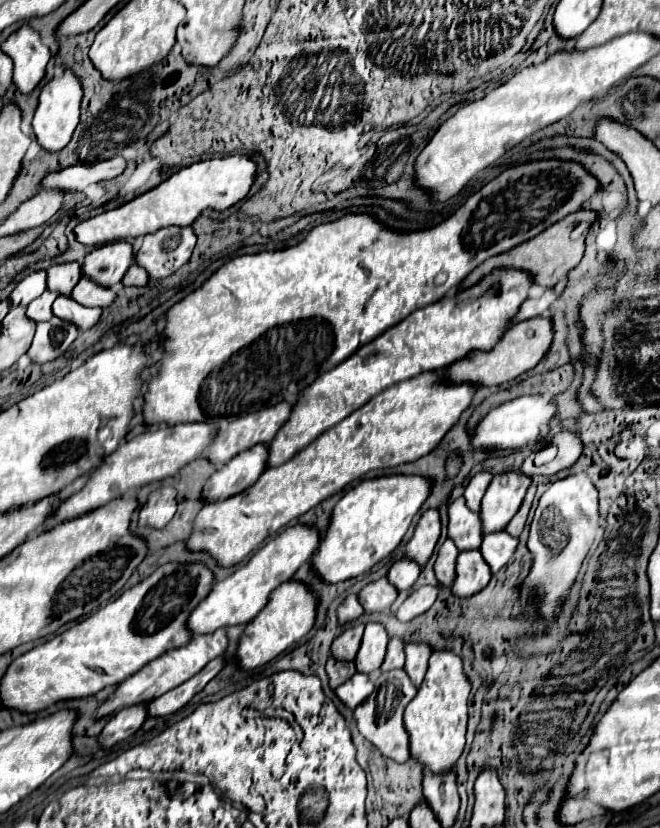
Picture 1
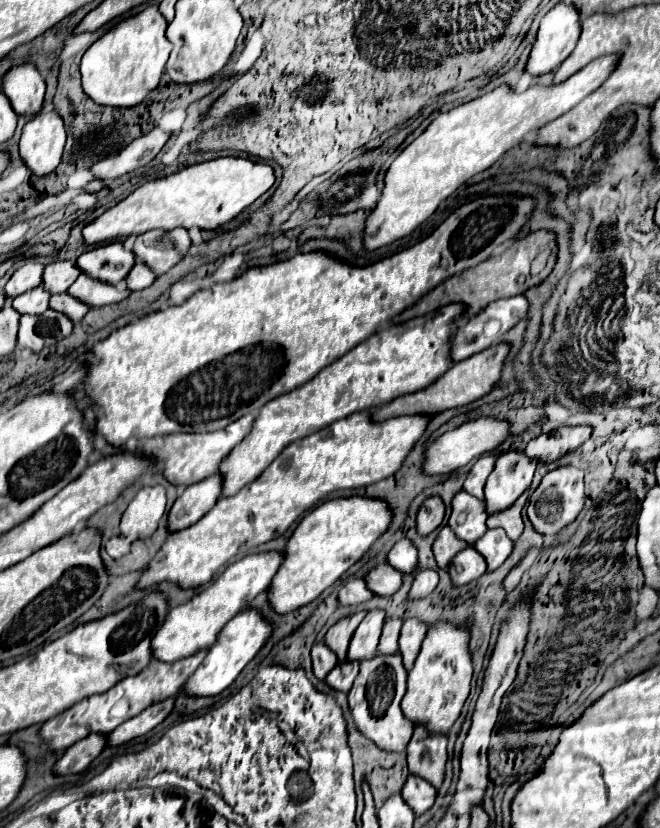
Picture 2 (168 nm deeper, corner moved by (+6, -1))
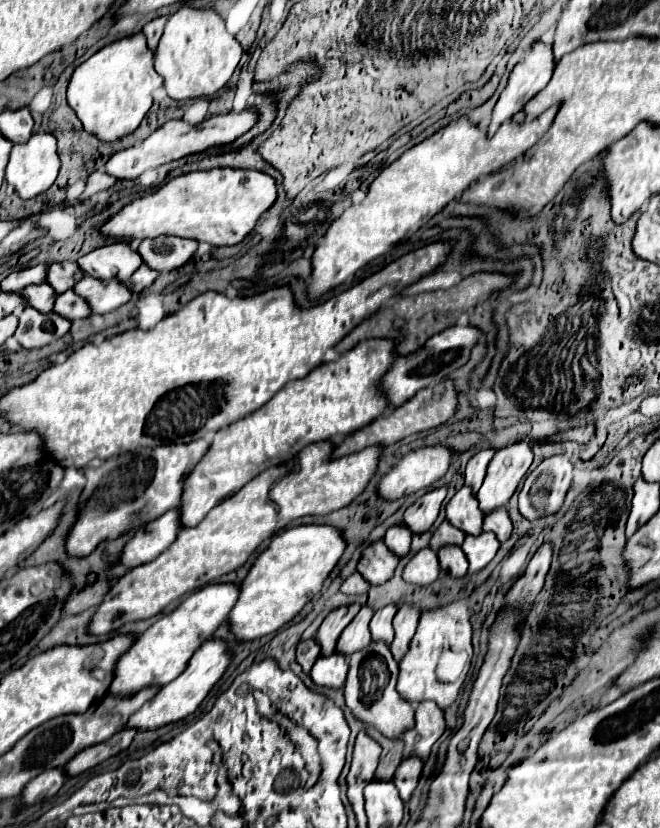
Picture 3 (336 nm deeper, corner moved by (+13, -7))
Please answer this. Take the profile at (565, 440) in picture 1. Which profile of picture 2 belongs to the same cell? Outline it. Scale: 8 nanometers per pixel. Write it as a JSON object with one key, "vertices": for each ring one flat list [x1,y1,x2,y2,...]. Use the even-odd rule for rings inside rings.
{"vertices":[[564,426,550,434,532,438,526,446,526,456,538,458,540,462,554,462,568,450,584,444,592,434,592,426]]}

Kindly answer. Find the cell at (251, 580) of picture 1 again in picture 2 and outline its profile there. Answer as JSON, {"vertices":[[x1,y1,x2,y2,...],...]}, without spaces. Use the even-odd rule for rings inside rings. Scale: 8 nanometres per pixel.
{"vertices":[[282,552,244,556,234,564,230,564,206,590,194,594,194,598,190,598,188,602,172,608,168,612,168,618,160,626,160,632,156,632,156,636,152,638,152,660,170,664,194,656,204,648,210,648,216,642,224,624,232,620,242,608,246,608,250,600,254,600,260,592,264,592,270,586,276,570,282,564,282,558,284,558]]}

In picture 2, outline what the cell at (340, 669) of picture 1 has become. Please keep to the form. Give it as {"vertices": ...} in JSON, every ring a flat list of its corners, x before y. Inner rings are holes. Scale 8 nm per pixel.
{"vertices":[[318,642,312,646,312,670,314,670,314,676,318,680,324,680,326,674,338,664,338,658,336,654,326,648,324,642]]}

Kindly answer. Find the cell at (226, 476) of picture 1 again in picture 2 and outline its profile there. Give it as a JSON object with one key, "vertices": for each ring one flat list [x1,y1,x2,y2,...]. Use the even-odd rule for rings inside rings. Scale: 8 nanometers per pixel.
{"vertices":[[214,474,212,478,206,478,198,484,188,486,174,502,174,506,168,512,166,528,168,532,184,530,192,522,198,522,218,500,220,496,220,484,222,478]]}

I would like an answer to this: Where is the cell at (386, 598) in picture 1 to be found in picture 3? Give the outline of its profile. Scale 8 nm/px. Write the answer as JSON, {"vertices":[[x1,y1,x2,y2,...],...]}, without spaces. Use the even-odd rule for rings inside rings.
{"vertices":[[379,540,363,550,357,570,361,576,365,576,365,580,371,586,379,586,393,576,397,562,399,562,399,558,391,550,387,550,387,546]]}

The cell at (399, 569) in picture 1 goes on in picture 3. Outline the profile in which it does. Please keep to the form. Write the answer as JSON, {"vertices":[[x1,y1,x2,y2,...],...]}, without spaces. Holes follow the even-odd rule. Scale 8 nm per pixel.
{"vertices":[[393,526,387,530,383,542,395,556,403,558,411,546,411,532,405,526]]}

